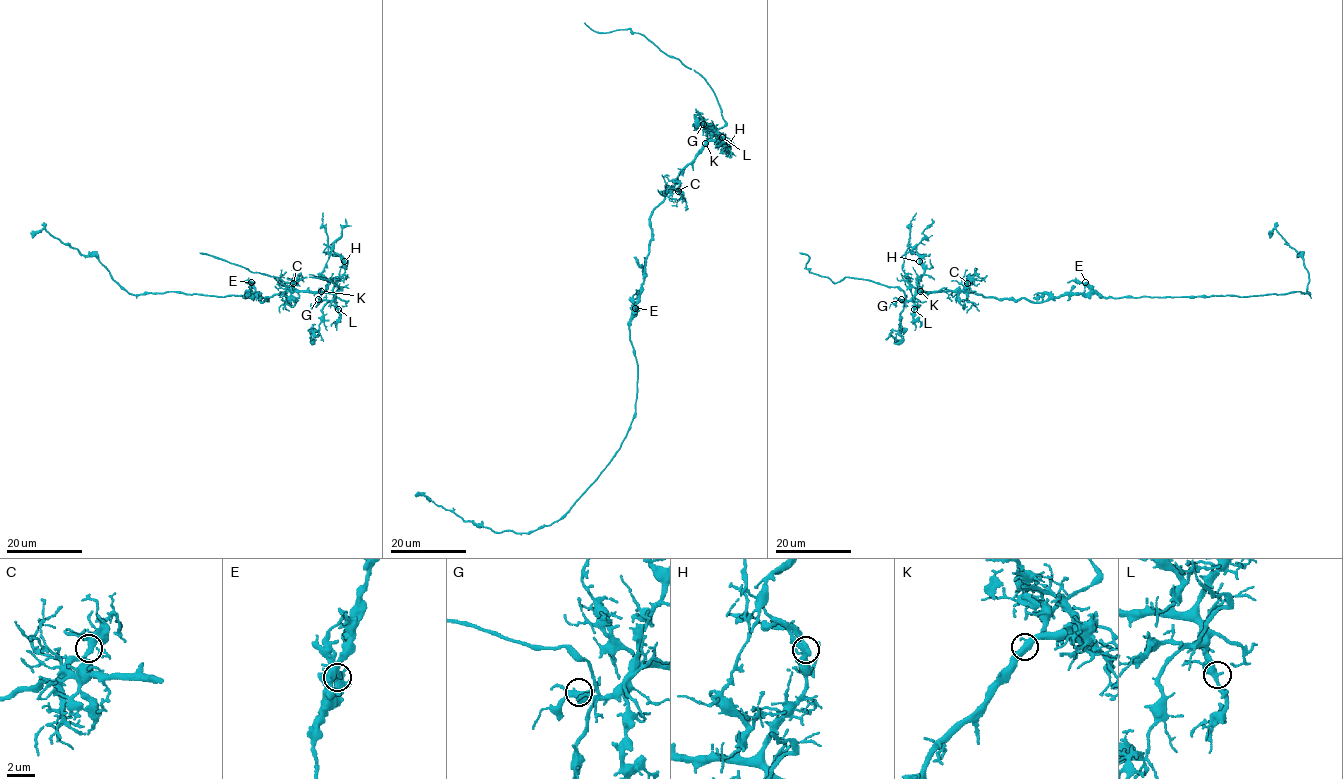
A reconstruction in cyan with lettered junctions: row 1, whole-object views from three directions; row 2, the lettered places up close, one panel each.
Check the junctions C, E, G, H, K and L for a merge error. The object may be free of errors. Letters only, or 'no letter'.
H

